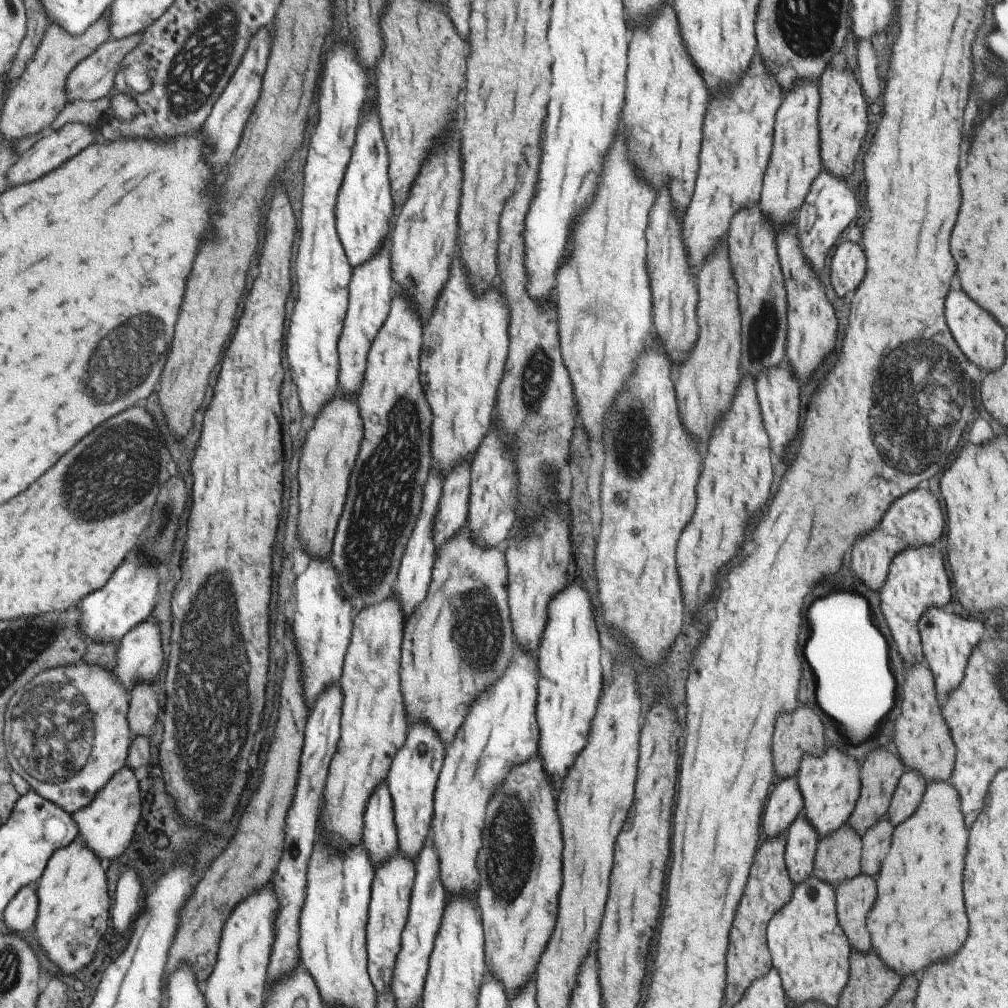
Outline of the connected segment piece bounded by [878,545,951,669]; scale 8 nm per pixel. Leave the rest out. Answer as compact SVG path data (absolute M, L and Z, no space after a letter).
M923 545L922 547L908 547L897 553L889 565L885 582L878 590L885 626L891 634L897 654L905 662L905 669L915 664L924 664L917 630L919 618L927 609L943 610L943 606L949 604L951 600L949 580L938 551L931 545Z

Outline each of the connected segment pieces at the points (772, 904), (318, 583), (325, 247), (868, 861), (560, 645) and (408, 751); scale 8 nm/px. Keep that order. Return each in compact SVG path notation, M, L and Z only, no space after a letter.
M783 835L773 837L773 840L767 840L757 852L755 860L749 870L749 880L743 890L741 902L737 906L731 932L729 932L729 944L727 944L727 984L725 984L725 1004L735 1006L739 1002L743 990L755 980L767 974L771 968L769 962L769 952L765 946L765 926L769 919L789 902L792 887L794 884L790 881L784 865L784 844Z
M325 559L313 560L301 576L295 580L295 608L293 608L291 632L299 656L302 699L306 708L313 707L318 696L329 684L339 682L346 648L353 626L353 610L341 592L339 579Z
M335 46L325 60L323 76L319 82L319 120L313 136L309 138L307 162L303 168L299 246L293 264L297 302L293 306L285 336L285 358L297 388L301 412L313 418L337 395L337 339L347 310L352 268L335 230L334 208L343 173L352 153L365 90L367 76L365 70L357 66L351 48Z
M885 818L877 821L861 836L860 872L875 878L880 864L889 850L889 840L893 826Z
M573 574L568 582L569 586L547 606L547 622L537 650L537 752L543 762L543 772L551 778L551 782L557 782L567 774L567 766L573 764L575 756L587 744L585 736L589 722L595 716L595 706L603 684L599 636L584 584L581 580L573 582Z
M407 723L406 738L403 748L392 758L390 769L384 782L387 785L396 830L398 850L409 860L417 858L423 842L427 838L429 822L431 822L431 806L433 806L433 788L441 768L445 746L437 740L430 726L426 723Z

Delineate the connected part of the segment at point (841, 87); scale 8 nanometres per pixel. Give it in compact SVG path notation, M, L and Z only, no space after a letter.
M828 66L821 73L818 78L818 135L819 135L819 156L821 159L822 168L830 175L834 175L835 178L845 179L847 176L851 176L853 172L853 162L855 162L855 156L861 148L861 142L863 142L863 136L867 132L867 106L863 102L863 96L861 96L861 88L855 81L851 72L845 68L843 71L835 71Z

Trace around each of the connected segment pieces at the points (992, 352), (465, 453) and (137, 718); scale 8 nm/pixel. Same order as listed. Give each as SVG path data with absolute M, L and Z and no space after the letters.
M961 290L959 292L949 292L945 298L945 322L947 328L957 345L957 348L968 358L968 362L973 362L977 368L983 372L995 370L1003 364L1003 340L1005 332L1003 328L985 312L981 310L975 302L971 302Z
M453 260L451 264L451 274L449 274L449 280L445 284L445 288L441 290L441 296L435 304L435 310L431 314L429 320L425 320L425 324L422 325L422 343L421 352L419 355L419 376L420 382L423 382L423 394L425 400L429 402L429 408L431 408L431 414L433 414L433 420L431 420L431 460L433 460L432 468L438 471L440 478L444 478L452 471L454 465L466 461L469 463L472 460L472 455L476 453L482 438L488 433L493 422L493 406L496 405L497 386L499 386L499 380L501 380L501 374L503 374L503 364L505 364L505 358L507 358L507 306L503 304L503 300L497 296L495 290L487 292L483 298L475 298L471 296L471 290L467 288L465 284L465 274L463 274L463 268L457 260Z
M135 681L130 689L126 719L131 737L148 736L152 731L155 719L158 718L159 700L155 700L152 685L157 685L157 682Z

